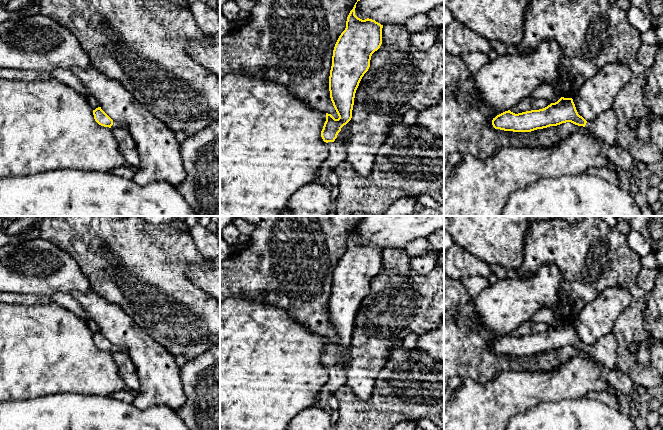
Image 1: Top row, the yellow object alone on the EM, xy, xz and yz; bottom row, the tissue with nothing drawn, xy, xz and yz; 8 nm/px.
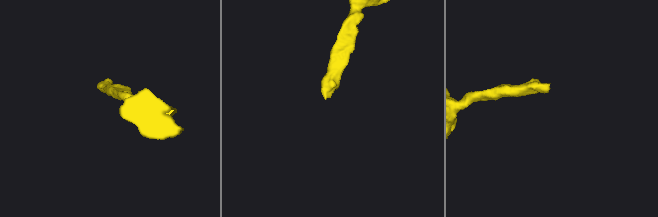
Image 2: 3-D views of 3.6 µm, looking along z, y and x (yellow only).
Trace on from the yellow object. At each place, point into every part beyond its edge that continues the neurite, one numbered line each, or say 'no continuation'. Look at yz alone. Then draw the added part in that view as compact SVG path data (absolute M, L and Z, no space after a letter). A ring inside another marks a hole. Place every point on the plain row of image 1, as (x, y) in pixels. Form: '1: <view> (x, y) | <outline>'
1: yz (604, 350) | M613 333L600 337L594 344L587 345L585 352L610 369L617 366L617 341Z

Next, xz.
1: xz (337, 377) | M345 349L341 352L341 355L338 357L334 366L327 367L328 380L321 388L313 404L313 406L320 404L321 409L328 413L332 412L330 406L328 405L328 398L340 387L346 385L347 382L347 375L343 368L344 351Z

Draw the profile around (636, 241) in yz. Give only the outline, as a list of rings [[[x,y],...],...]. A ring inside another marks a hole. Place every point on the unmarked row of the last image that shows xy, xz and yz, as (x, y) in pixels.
[[[631,230],[627,234],[627,237],[630,248],[638,253],[641,257],[649,254],[652,251],[650,244],[639,232]]]

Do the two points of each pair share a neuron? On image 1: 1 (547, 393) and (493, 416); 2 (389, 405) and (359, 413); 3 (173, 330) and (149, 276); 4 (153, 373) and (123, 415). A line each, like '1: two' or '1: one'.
1: one
2: one
3: one
4: two

